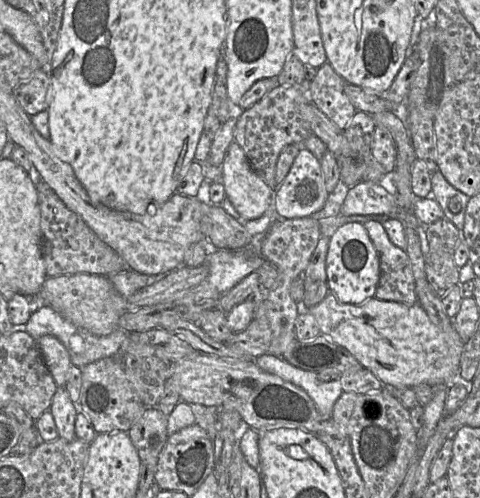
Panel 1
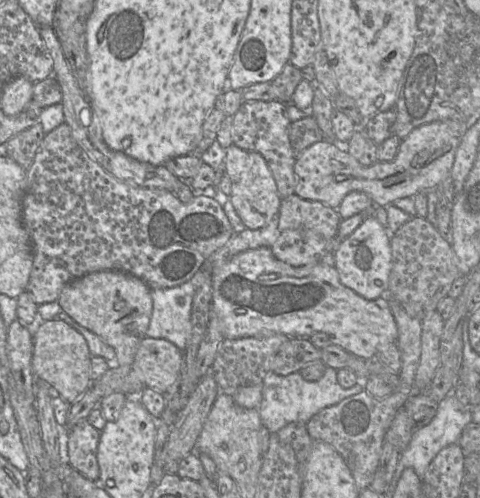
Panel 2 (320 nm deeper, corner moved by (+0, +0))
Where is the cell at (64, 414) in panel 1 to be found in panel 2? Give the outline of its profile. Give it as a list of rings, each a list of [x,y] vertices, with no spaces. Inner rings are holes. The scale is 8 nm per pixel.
[[[87,419],[79,421],[68,430],[68,463],[87,479],[96,482],[100,470],[97,448],[100,431]]]

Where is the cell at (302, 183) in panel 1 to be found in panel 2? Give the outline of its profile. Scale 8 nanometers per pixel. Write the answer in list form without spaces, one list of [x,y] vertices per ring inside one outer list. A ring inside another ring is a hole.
[[[436,121],[415,128],[400,143],[396,157],[389,162],[363,166],[348,151],[341,150],[333,140],[322,140],[306,148],[295,163],[295,193],[306,200],[323,202],[337,209],[352,191],[368,194],[375,205],[393,205],[396,200],[415,196],[419,191],[440,186],[451,174],[460,144],[459,125],[452,121]]]

